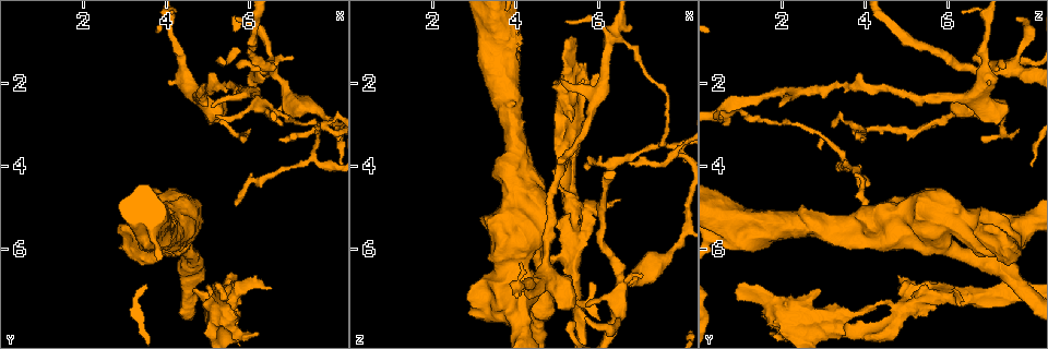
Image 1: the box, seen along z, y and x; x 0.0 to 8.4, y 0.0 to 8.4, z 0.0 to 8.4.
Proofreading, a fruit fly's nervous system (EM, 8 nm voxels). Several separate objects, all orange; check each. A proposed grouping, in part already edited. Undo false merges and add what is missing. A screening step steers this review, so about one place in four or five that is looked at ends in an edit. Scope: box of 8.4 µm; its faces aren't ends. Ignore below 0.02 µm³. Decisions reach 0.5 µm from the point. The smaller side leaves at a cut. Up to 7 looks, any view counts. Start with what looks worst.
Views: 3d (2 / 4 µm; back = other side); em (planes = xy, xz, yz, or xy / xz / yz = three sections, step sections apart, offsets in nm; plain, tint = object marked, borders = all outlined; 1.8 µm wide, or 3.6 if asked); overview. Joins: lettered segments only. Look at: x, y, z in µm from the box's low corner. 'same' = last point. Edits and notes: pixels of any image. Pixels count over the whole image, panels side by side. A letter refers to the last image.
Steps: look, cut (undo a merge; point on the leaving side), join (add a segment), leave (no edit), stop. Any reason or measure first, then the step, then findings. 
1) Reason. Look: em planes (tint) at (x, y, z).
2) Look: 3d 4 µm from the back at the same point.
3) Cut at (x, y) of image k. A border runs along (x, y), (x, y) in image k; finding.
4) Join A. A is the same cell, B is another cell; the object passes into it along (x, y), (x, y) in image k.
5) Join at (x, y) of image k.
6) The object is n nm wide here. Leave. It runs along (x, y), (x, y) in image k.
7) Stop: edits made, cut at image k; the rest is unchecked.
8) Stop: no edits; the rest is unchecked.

Look: 3d 2 µm at (6.45, 6.90, 4.85).

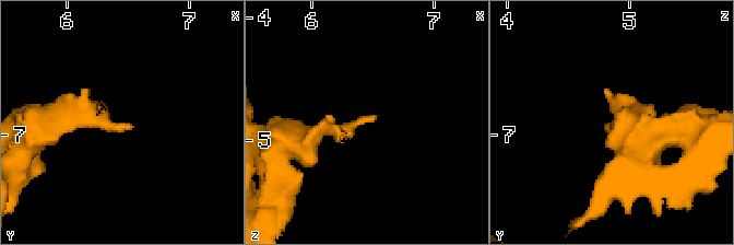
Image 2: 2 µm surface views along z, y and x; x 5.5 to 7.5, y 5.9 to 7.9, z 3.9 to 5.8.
Shape alone is not enough. Look: em xy step 4 (tint) at (6.52, 6.94, 4.82).

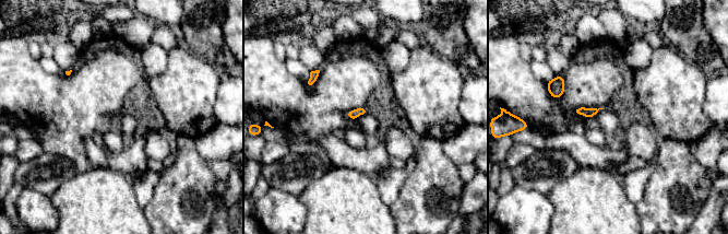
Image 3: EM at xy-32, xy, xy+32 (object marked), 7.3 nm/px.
Look: em xy step 4 (borders) at the same point.

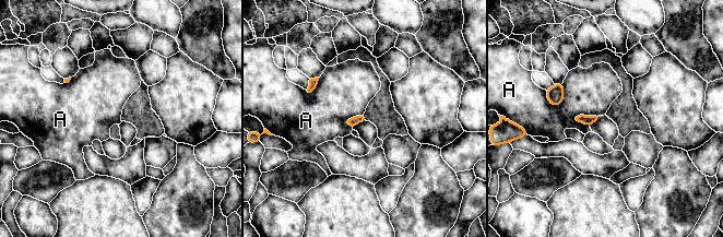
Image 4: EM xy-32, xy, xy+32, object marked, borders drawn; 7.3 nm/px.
The longest contact is with A, 200 nm. Leave. A is another cell; a border runs along (564, 82), (564, 101), (552, 106) in image 4; no lettered segment goes on from it.

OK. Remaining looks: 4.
Tapers out. Look: em xy step 4 (borders) at (7.00, 1.40, 6.60).

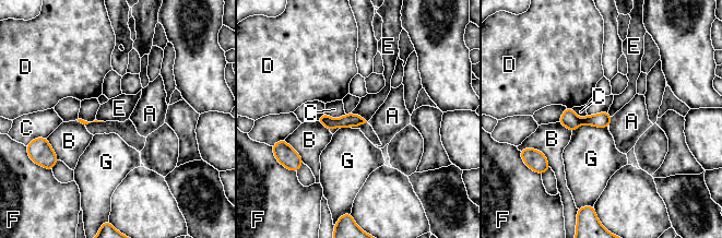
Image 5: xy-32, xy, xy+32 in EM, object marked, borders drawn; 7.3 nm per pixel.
Look: em planes (borders) at the same point.

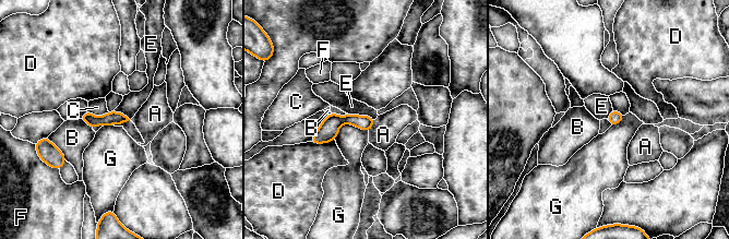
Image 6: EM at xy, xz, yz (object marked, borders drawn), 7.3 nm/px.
Leave. A, B, C, D, E, F and G are other cells; it runs along (370, 120), (337, 120), (314, 140) in image 6; none of them fits.

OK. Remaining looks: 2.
Touches itself. Look: em planes (tint) at (4.60, 6.20, 6.60).

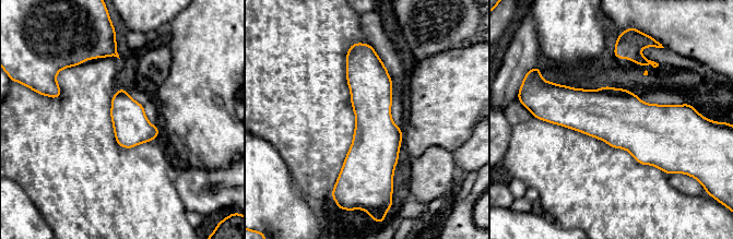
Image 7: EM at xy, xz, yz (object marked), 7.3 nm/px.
What lies round it. Look: em planes (borders) at the same point.

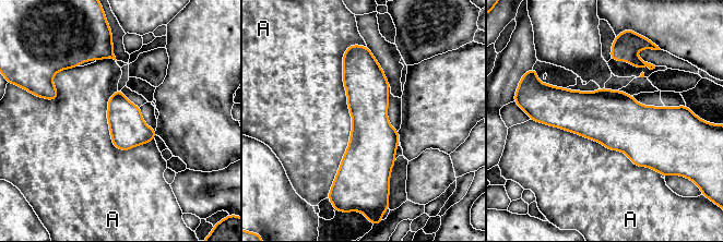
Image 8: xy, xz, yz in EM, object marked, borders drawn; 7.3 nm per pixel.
Leave. A is another cell; it runs along (358, 55), (369, 110), (369, 185) in image 8; one neuron here.

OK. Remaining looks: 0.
Stop: no edits; the rest is unchecked.

